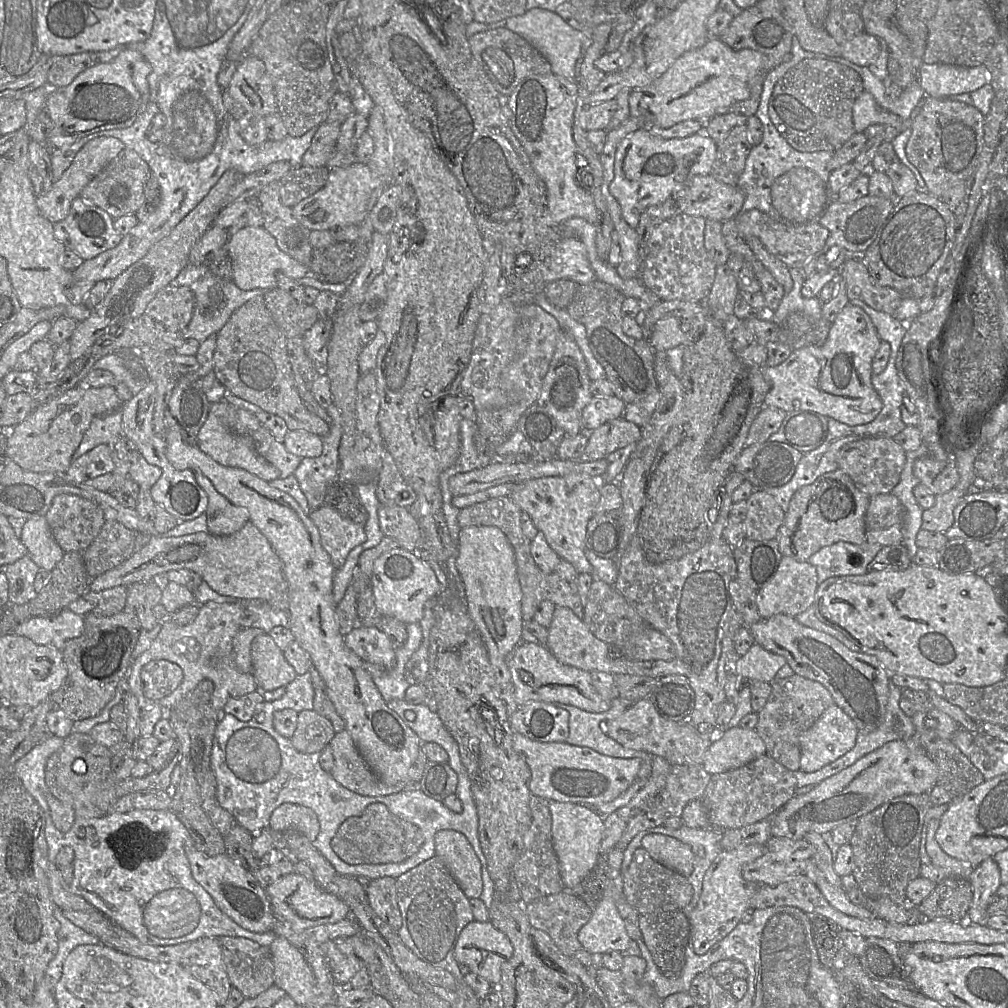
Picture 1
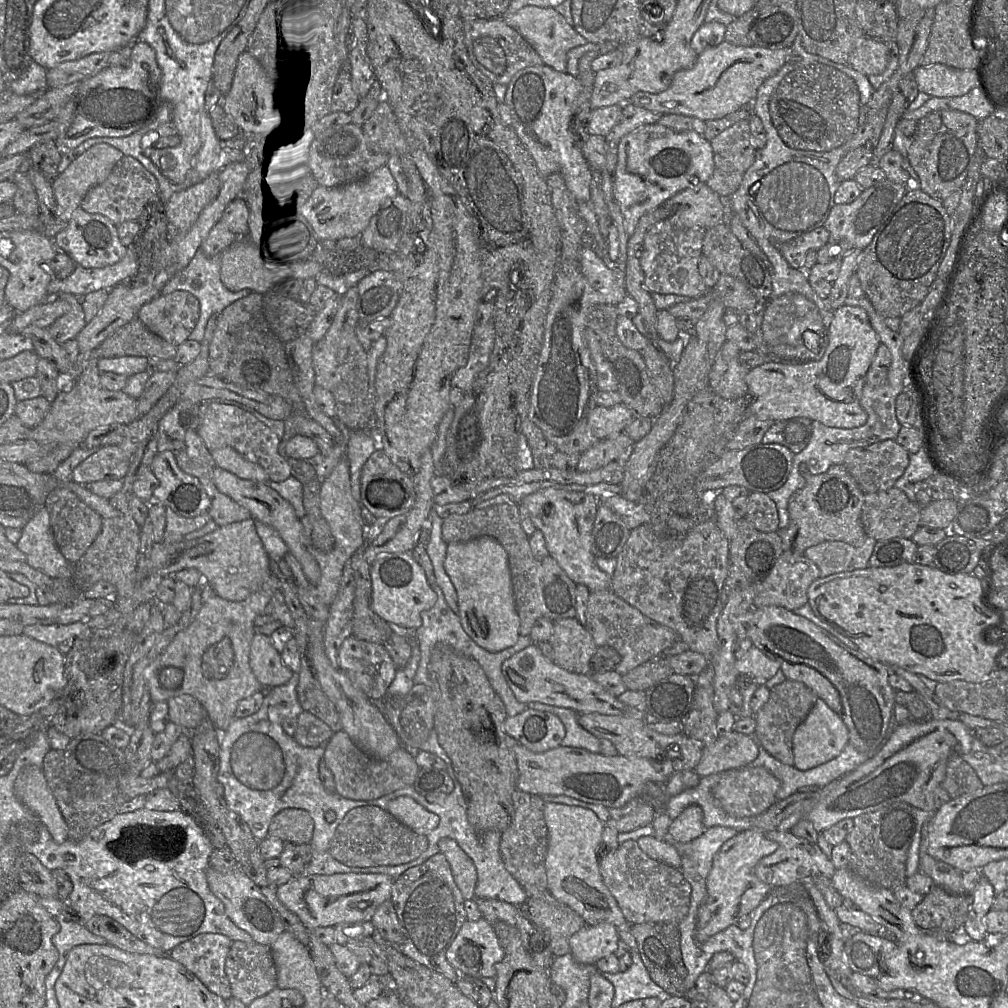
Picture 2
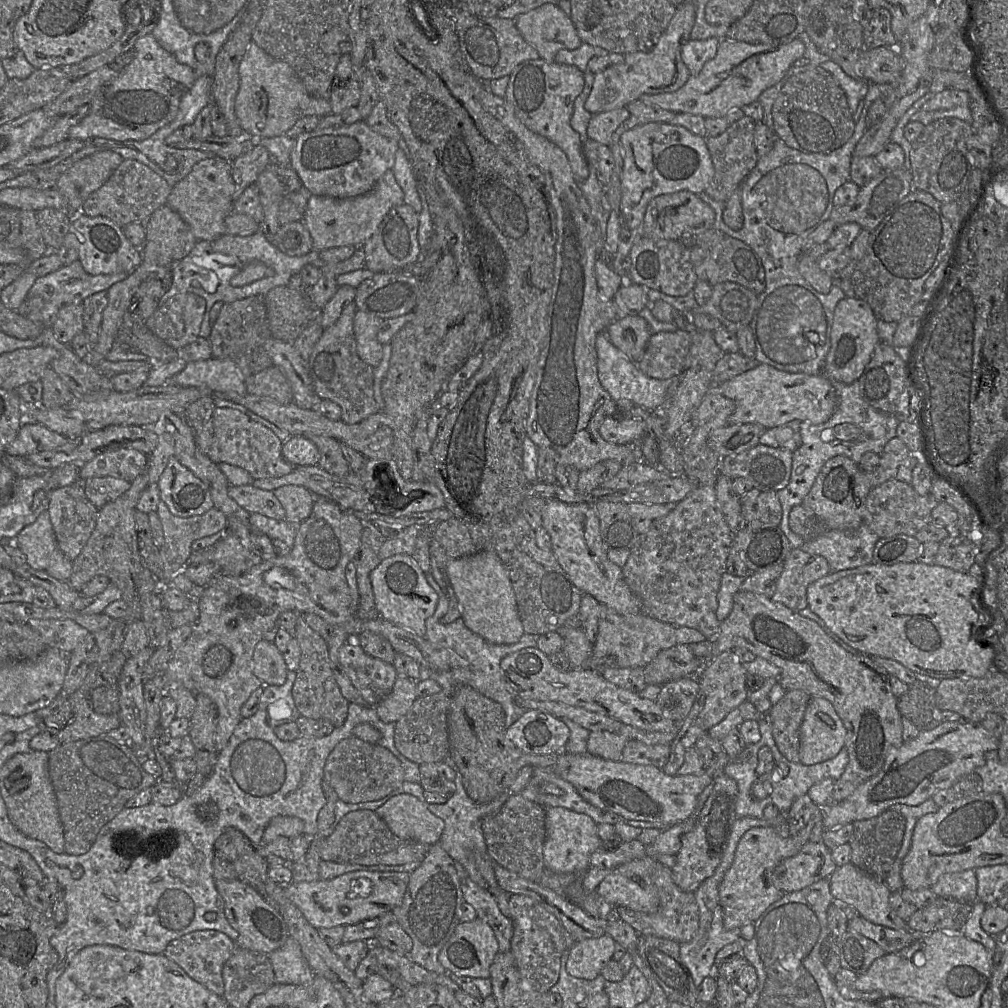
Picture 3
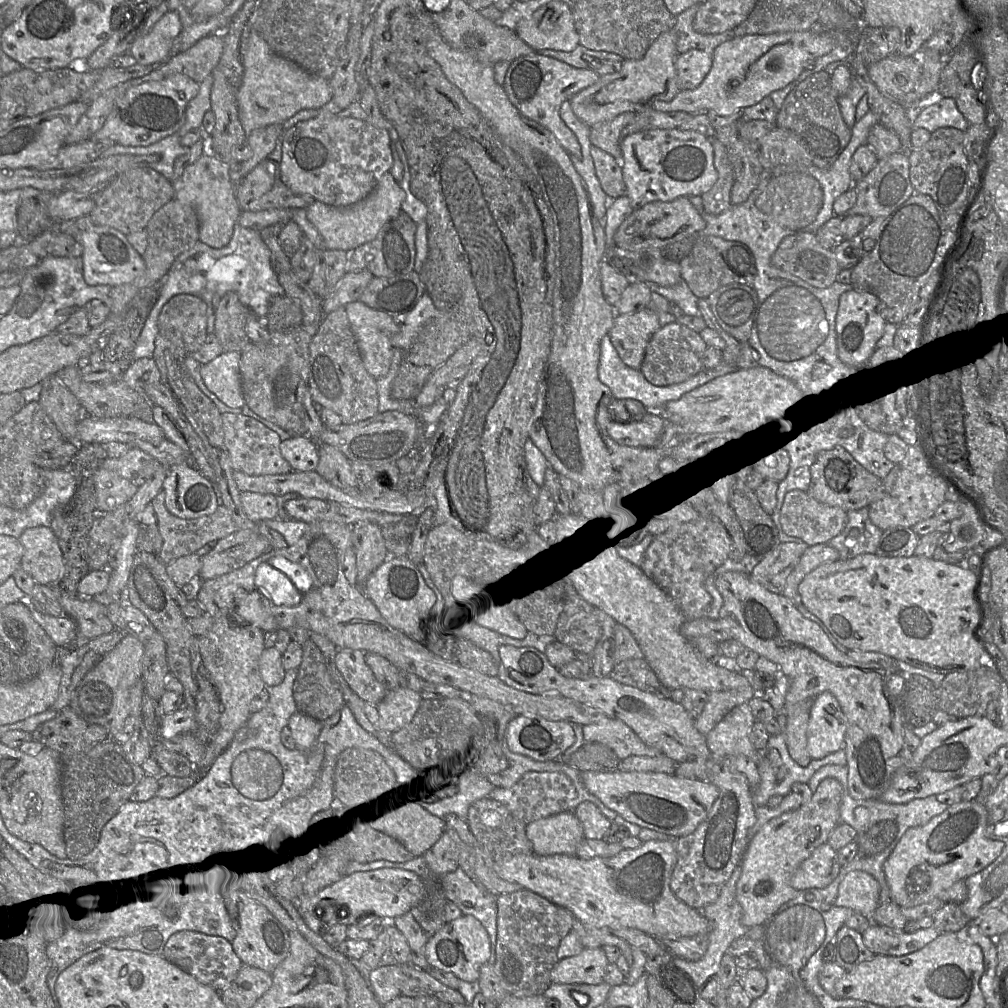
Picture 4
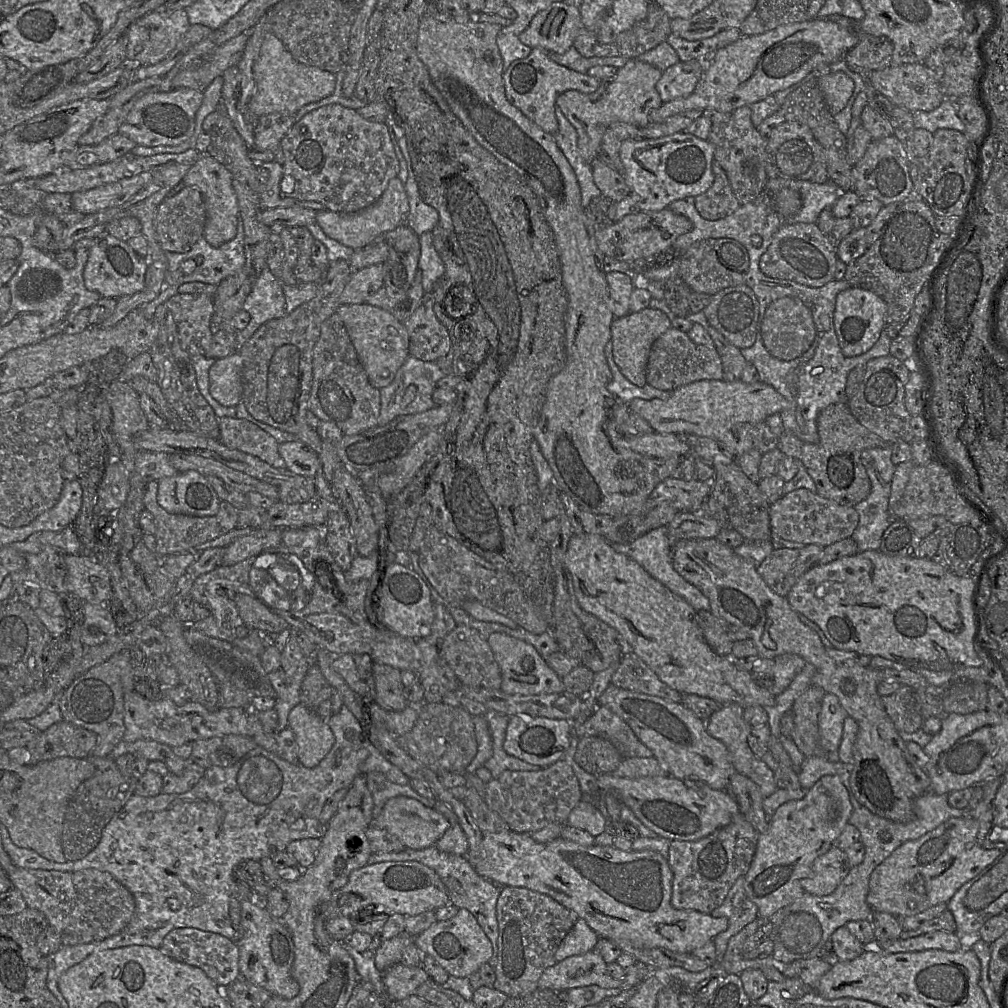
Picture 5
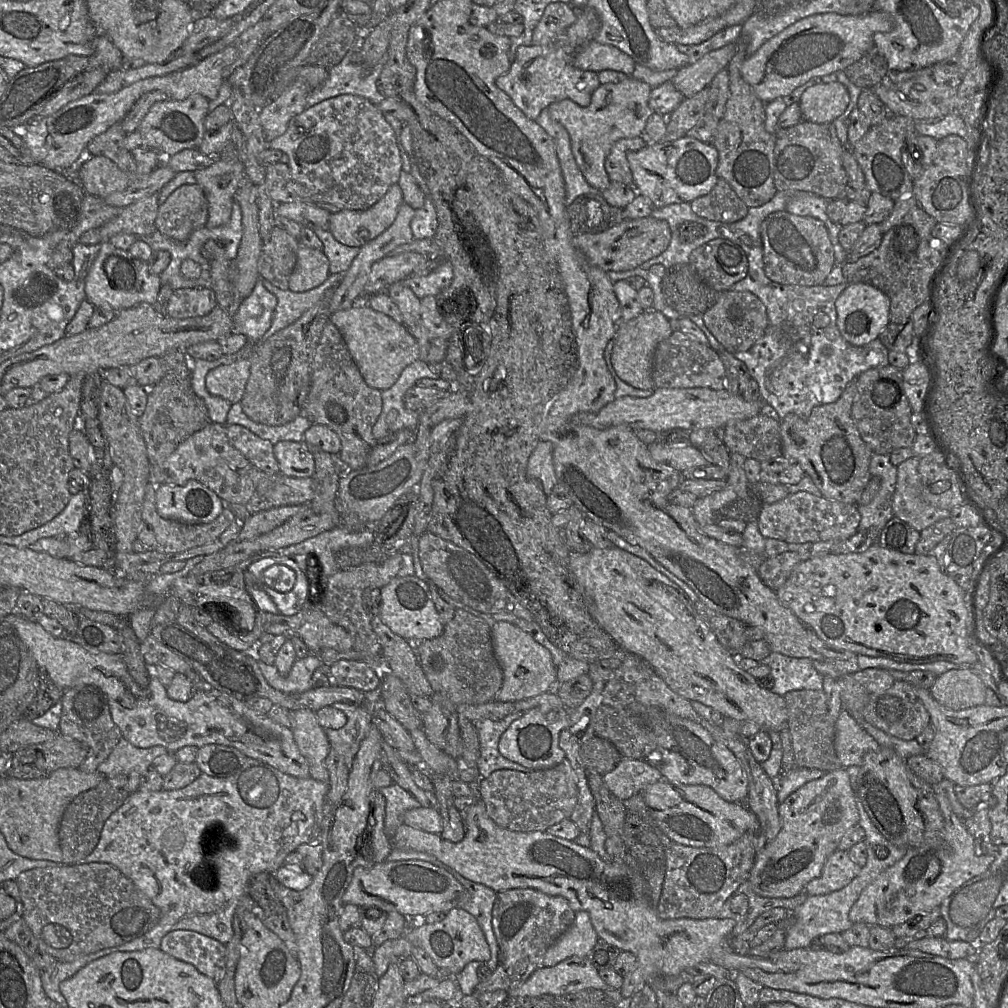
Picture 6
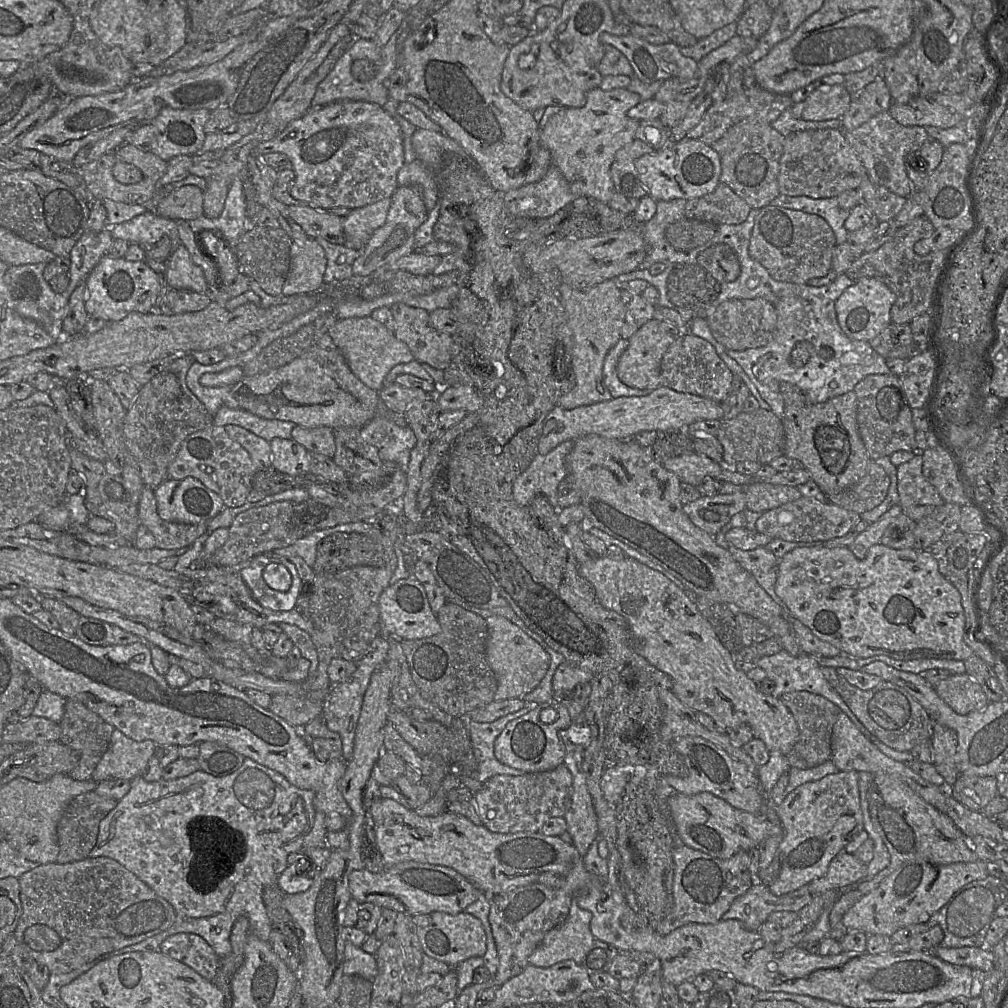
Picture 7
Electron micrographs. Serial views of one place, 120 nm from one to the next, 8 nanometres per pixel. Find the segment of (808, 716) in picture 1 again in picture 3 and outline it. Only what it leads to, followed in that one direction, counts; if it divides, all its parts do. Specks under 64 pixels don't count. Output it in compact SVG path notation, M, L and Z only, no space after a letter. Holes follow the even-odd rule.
M800 689L786 691L768 712L776 746L790 762L800 762L800 727L810 700L811 696Z

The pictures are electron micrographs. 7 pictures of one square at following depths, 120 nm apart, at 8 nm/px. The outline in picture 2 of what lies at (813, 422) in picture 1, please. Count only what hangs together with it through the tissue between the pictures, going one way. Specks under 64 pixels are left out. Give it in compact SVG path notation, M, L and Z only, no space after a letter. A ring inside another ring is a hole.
M794 417L776 421L764 434L762 442L784 445L791 452L797 454L809 443L813 421L807 417Z

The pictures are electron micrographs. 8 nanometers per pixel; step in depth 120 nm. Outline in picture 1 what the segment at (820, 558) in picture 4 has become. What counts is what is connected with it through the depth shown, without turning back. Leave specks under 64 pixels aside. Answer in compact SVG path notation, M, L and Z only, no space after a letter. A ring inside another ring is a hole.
M782 556L775 574L757 591L756 604L758 613L762 619L777 614L795 617L813 604L817 586L817 570L813 565L807 561L797 561L791 557Z

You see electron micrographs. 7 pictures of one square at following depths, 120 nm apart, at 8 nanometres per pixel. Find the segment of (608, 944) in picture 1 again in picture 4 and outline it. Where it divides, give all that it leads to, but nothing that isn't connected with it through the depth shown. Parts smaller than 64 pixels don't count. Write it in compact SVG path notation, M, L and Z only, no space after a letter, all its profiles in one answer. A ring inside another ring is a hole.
M584 948L579 954L559 960L550 973L552 983L590 984L604 982L608 965L603 948Z

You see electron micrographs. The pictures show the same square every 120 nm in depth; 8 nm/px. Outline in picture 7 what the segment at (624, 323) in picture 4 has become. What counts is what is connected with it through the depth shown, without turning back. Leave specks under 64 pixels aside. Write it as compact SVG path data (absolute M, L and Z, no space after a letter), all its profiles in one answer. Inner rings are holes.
M655 317L642 325L628 340L629 345L620 356L617 364L617 374L625 385L637 389L654 390L662 386L662 357L674 342L675 337L660 330L659 317Z

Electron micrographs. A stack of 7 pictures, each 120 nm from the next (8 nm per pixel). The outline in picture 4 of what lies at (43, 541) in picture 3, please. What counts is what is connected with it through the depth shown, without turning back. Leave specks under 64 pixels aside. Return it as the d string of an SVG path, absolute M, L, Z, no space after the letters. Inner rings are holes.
M33 527L25 530L18 539L24 549L21 568L37 584L58 584L65 573L65 557L52 529Z

